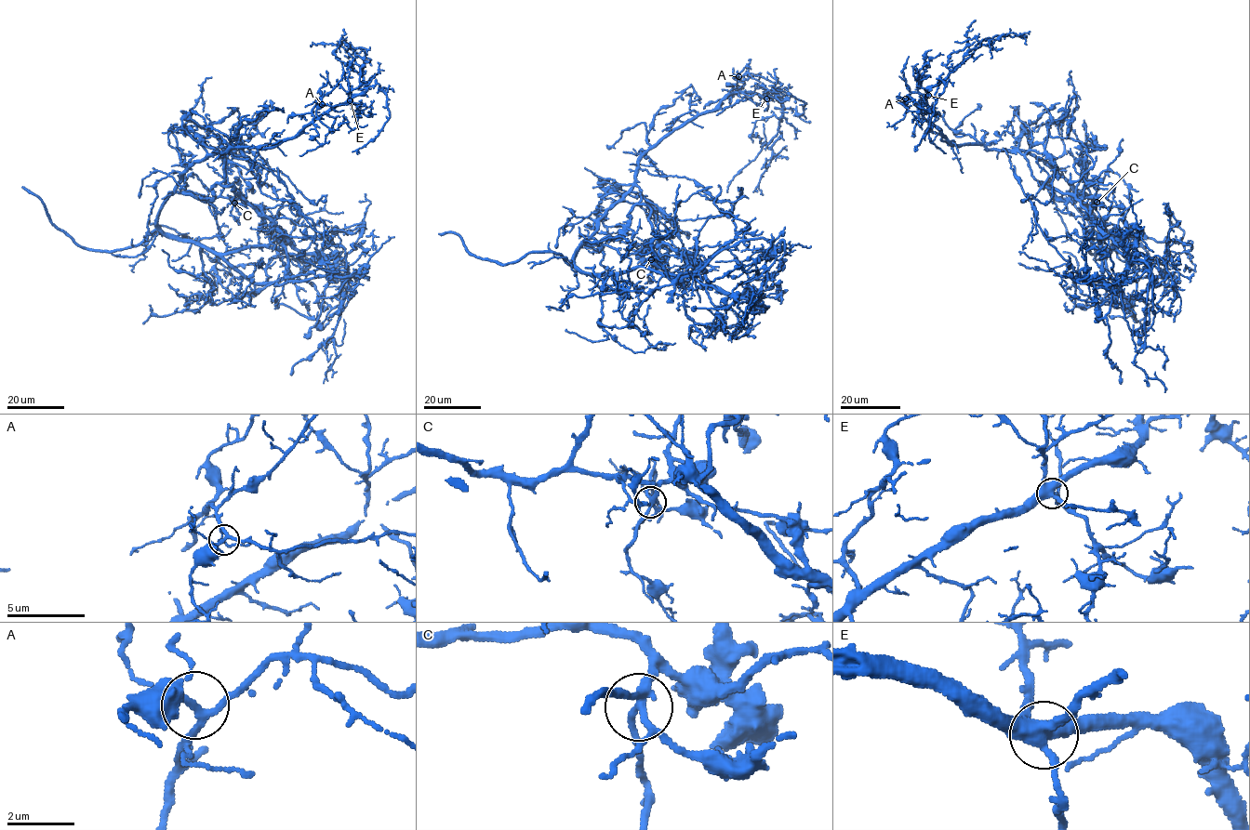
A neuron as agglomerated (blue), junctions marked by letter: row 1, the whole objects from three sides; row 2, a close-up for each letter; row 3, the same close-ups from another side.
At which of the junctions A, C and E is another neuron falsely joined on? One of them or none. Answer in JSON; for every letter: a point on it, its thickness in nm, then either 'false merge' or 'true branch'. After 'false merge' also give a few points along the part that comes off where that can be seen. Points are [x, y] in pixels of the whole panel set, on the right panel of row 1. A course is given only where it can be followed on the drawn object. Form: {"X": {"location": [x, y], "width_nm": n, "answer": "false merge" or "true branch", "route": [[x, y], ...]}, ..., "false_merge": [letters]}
{"A": {"location": [905, 98], "width_nm": 240, "answer": "true branch"}, "C": {"location": [1097, 202], "width_nm": 240, "answer": "true branch"}, "E": {"location": [928, 95], "width_nm": 460, "answer": "true branch"}, "false_merge": []}

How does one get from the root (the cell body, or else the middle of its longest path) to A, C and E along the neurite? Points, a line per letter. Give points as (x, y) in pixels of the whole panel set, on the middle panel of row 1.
A: (641, 197), (641, 190), (635, 183), (637, 161), (677, 127), (711, 111), (728, 94), (731, 98), (738, 77)
C: (641, 197), (637, 204), (649, 207), (653, 231), (661, 241), (658, 254), (651, 259)
E: (641, 197), (635, 183), (636, 164), (648, 150), (677, 127), (711, 111), (730, 94), (752, 93), (766, 98)

